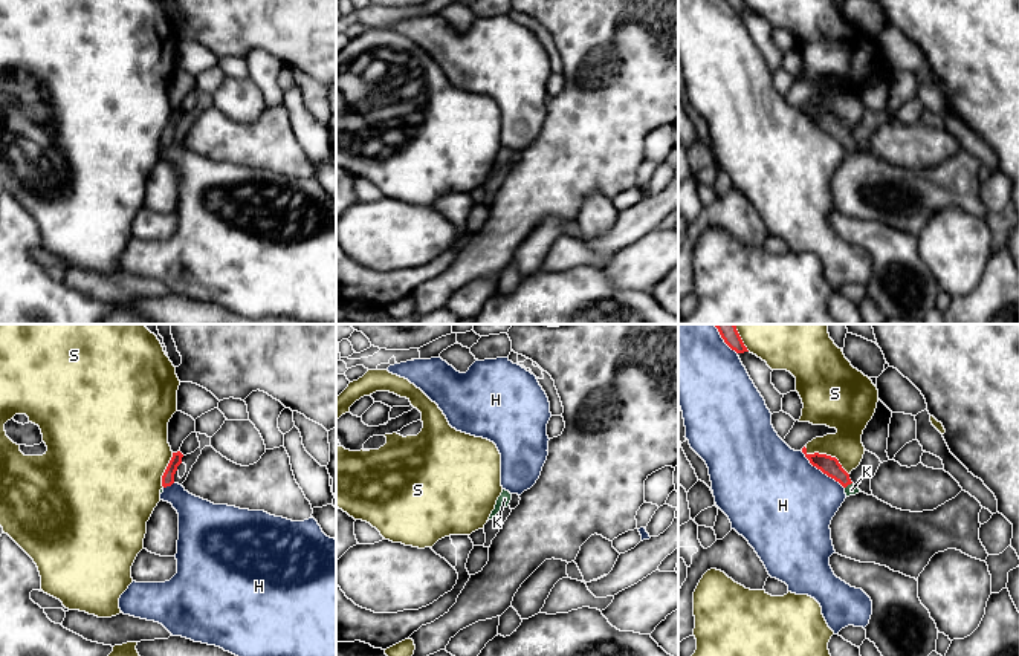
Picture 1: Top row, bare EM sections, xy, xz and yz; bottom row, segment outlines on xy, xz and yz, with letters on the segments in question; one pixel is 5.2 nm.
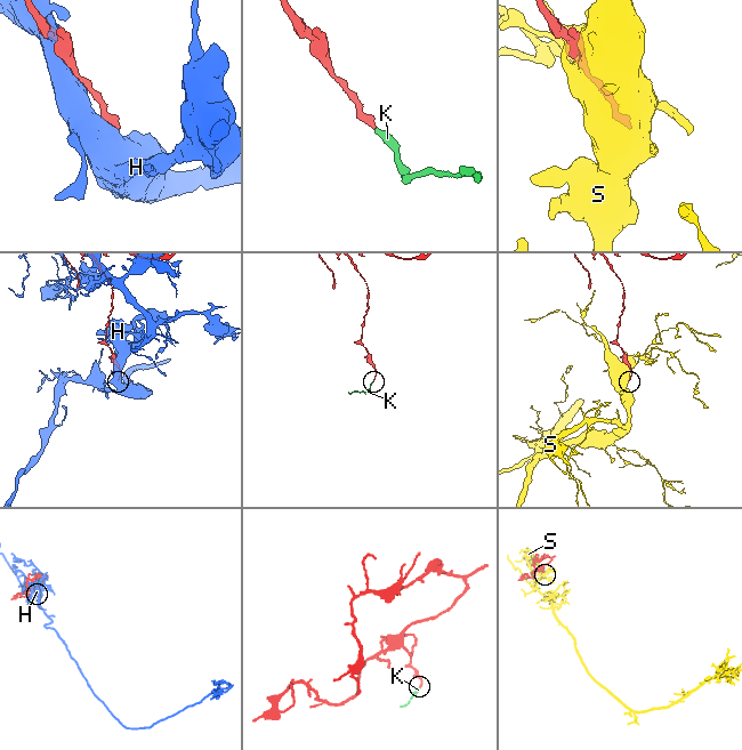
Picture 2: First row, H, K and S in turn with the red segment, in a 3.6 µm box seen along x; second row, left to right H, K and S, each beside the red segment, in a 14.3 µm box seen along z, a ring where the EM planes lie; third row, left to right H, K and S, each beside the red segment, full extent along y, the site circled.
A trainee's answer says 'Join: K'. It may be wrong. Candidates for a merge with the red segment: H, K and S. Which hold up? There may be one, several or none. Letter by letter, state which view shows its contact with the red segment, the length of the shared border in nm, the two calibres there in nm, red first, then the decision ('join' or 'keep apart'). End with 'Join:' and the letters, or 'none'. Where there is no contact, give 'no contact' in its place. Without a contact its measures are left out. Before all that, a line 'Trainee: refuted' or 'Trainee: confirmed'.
Trainee: confirmed
H: contact in yz; length 300 nm; calibres 100 and 480 nm; keep apart
K: contact in yz; length 50 nm; calibres 100 and 60 nm; join
S: contact in yz; length 280 nm; calibres 100 and 220 nm; keep apart
Join: K

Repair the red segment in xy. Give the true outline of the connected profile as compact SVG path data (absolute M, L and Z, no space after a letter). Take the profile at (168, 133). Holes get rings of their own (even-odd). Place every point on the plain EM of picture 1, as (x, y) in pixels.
M180 109L173 110L173 115L162 133L162 144L163 145L171 144L174 141L174 132L177 128L177 124L182 121L182 115L183 115L183 112Z

